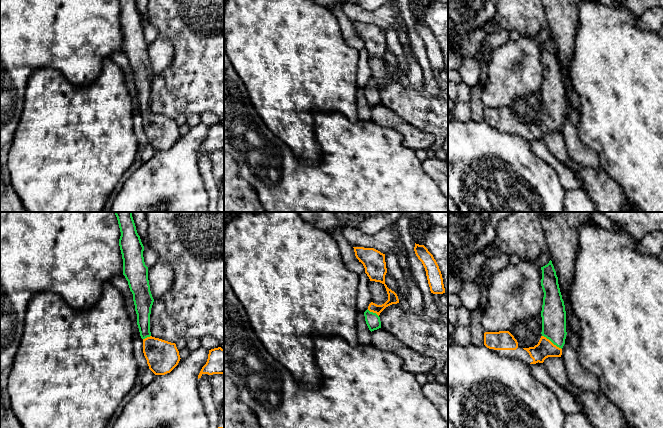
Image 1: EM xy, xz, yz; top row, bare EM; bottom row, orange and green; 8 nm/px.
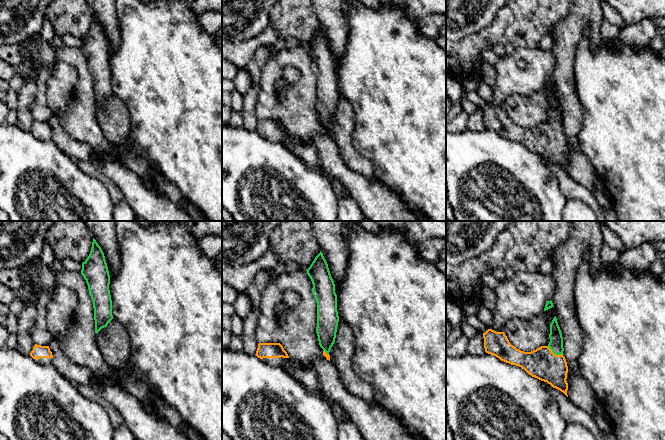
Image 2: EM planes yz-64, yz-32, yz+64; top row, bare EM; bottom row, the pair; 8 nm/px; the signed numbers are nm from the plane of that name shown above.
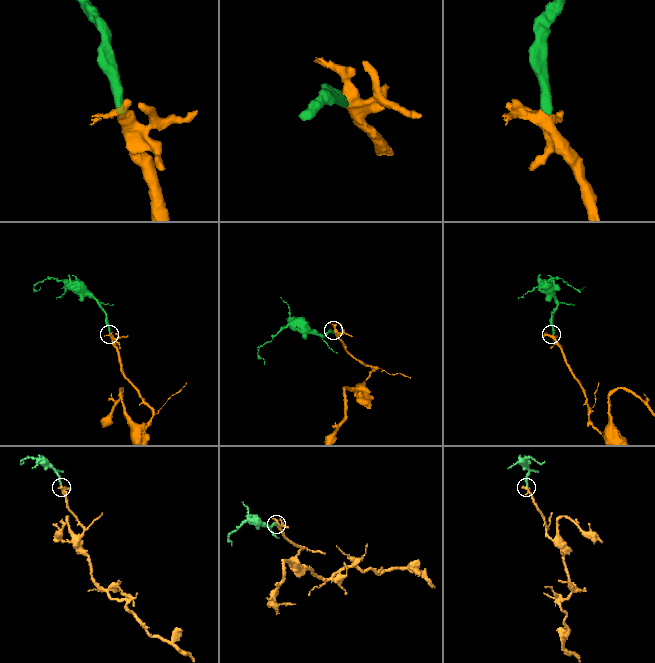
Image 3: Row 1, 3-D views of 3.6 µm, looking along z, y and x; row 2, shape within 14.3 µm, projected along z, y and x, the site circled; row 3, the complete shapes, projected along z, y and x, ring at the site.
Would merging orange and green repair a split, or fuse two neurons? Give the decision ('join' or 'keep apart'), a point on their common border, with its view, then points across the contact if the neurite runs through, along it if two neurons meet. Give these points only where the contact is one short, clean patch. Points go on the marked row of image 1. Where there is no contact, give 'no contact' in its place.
join; contact yz (551, 342); way yz (545, 348), (551, 342), (553, 313)

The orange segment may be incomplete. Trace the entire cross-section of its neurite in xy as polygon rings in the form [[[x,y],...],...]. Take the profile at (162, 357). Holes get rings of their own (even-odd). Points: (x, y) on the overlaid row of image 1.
[[[115,212],[121,236],[119,246],[123,259],[123,275],[133,294],[137,325],[143,339],[143,353],[149,369],[155,375],[170,373],[179,363],[180,355],[175,343],[151,336],[150,314],[154,302],[145,265],[144,246],[137,233],[132,212]]]

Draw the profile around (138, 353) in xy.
[[[139,328],[133,331],[133,355],[138,364],[139,374],[143,374],[148,368],[147,360],[143,353],[143,339],[140,336]]]

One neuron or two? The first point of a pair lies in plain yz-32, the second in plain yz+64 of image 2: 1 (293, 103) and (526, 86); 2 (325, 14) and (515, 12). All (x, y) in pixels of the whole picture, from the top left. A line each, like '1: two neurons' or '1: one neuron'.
1: one neuron
2: two neurons

